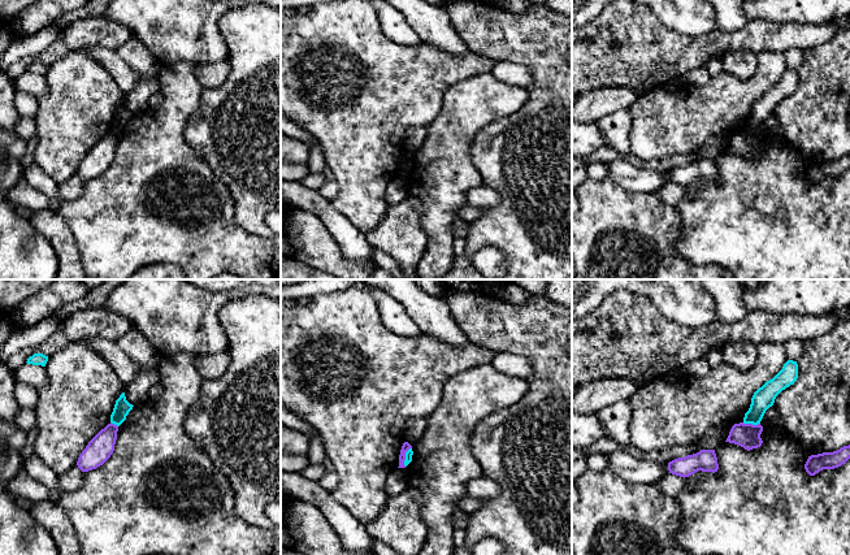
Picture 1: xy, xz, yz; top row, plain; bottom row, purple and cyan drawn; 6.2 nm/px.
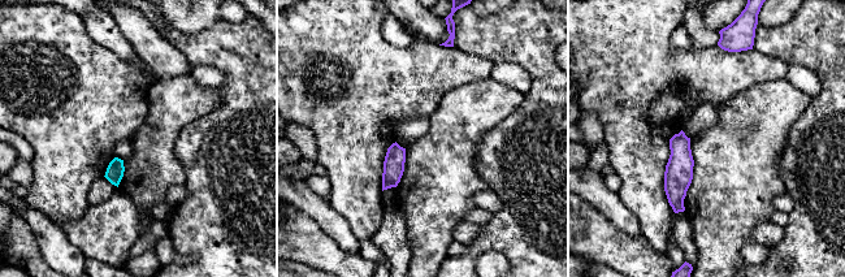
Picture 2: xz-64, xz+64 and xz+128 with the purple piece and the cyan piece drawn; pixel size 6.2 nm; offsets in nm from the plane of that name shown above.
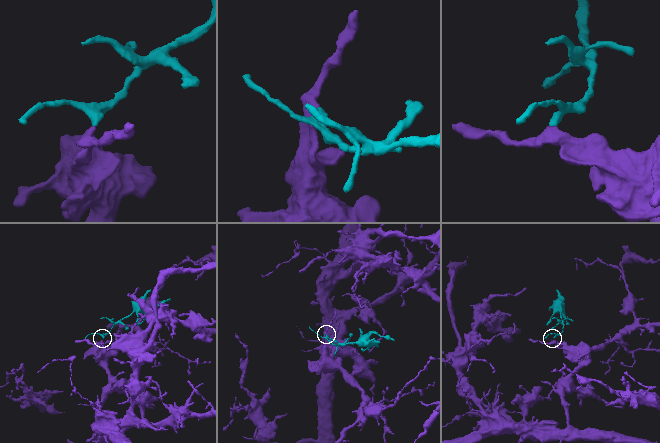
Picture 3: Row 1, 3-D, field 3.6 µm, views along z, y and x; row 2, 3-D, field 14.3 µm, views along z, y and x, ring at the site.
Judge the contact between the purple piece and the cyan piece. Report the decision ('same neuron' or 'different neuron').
different neuron

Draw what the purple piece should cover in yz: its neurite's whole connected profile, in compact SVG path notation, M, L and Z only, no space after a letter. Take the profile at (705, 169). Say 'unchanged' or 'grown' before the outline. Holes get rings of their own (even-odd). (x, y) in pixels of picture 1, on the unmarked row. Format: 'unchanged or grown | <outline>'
unchanged | M701 159L697 162L678 166L668 172L668 179L680 186L689 186L698 179L717 181L719 173L715 159Z

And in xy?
unchanged | M108 133L86 155L78 166L77 174L82 181L88 181L103 174L113 162L118 135Z

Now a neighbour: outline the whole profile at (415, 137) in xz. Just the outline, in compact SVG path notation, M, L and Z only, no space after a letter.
M419 126L408 130L404 139L404 149L413 155L428 135L429 126Z

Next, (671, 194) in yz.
M668 182L654 194L665 204L676 207L685 198L686 191L684 186Z

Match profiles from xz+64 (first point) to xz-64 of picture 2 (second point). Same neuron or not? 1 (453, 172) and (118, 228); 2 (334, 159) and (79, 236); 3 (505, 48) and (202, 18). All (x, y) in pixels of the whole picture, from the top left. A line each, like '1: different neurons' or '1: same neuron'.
1: different neurons
2: different neurons
3: different neurons

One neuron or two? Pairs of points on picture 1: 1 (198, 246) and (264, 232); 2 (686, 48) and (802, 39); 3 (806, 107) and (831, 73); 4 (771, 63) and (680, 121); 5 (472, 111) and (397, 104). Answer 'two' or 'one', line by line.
1: two
2: one
3: one
4: one
5: two

